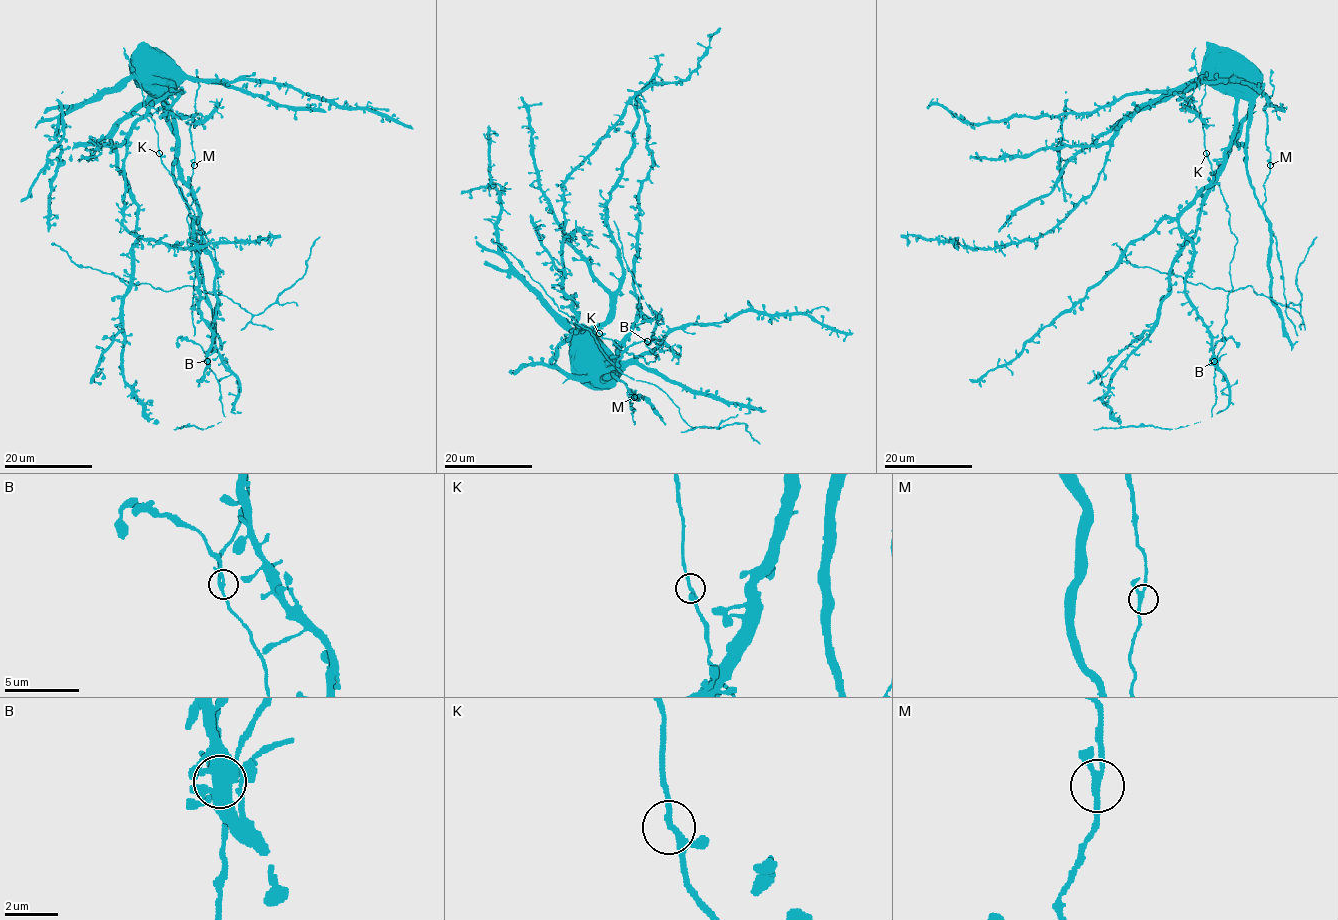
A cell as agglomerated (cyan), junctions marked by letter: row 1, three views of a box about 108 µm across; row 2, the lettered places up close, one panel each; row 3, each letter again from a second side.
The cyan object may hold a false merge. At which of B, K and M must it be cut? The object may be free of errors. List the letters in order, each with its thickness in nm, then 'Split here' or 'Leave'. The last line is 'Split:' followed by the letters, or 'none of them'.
B: Thickness 180 nm. Split here
K: Thickness 180 nm. Leave
M: Thickness 190 nm. Leave
Split: B

